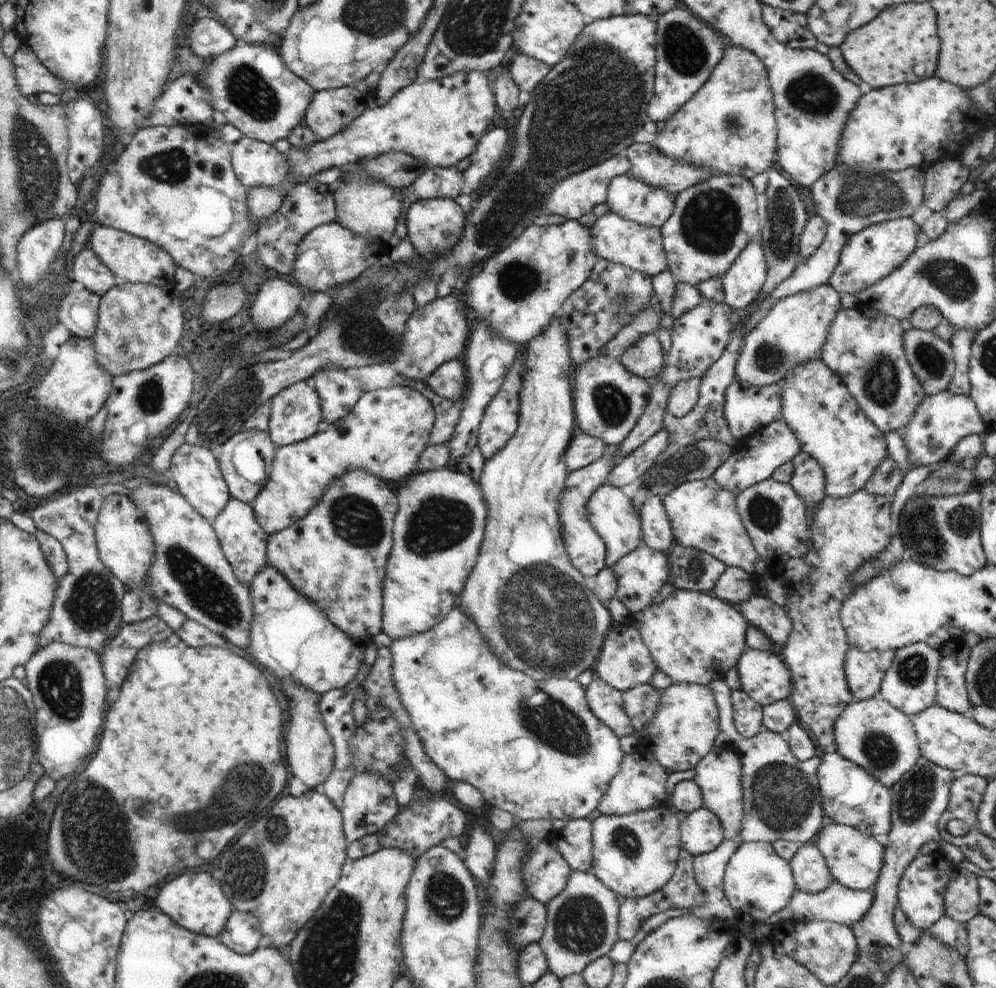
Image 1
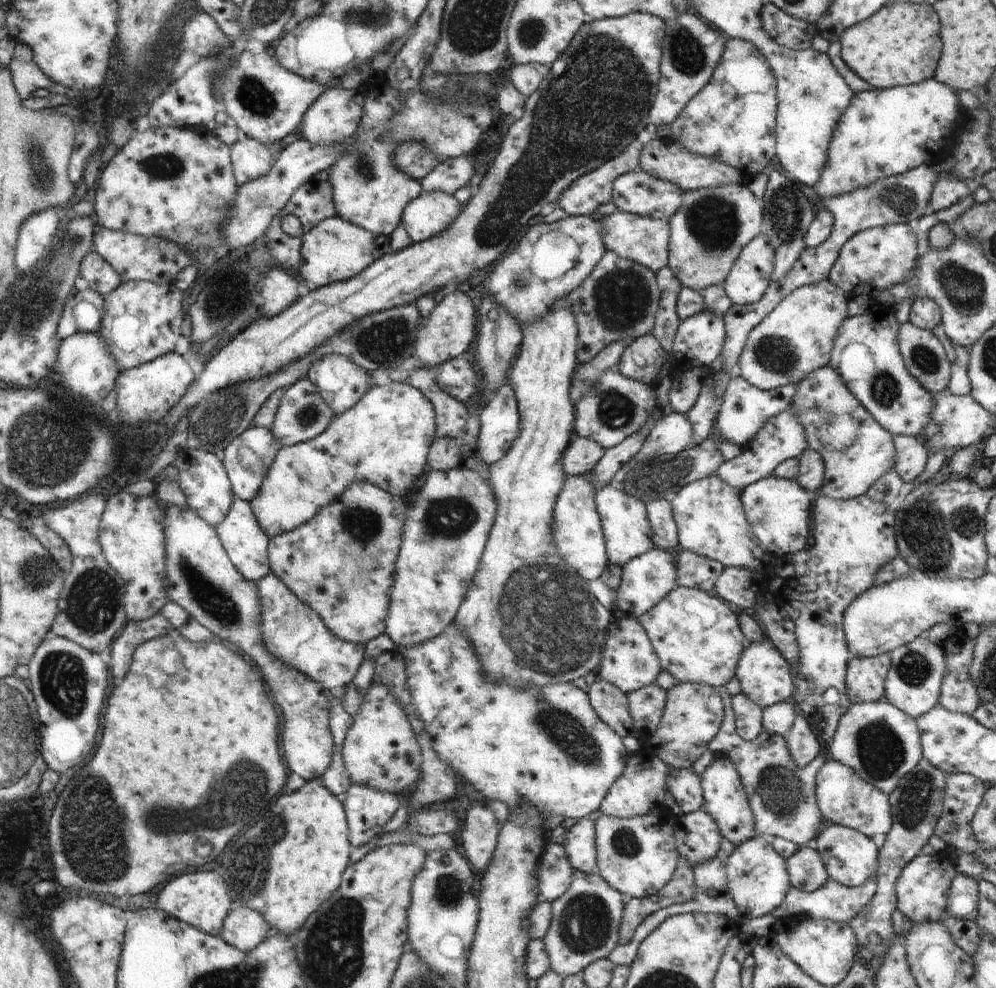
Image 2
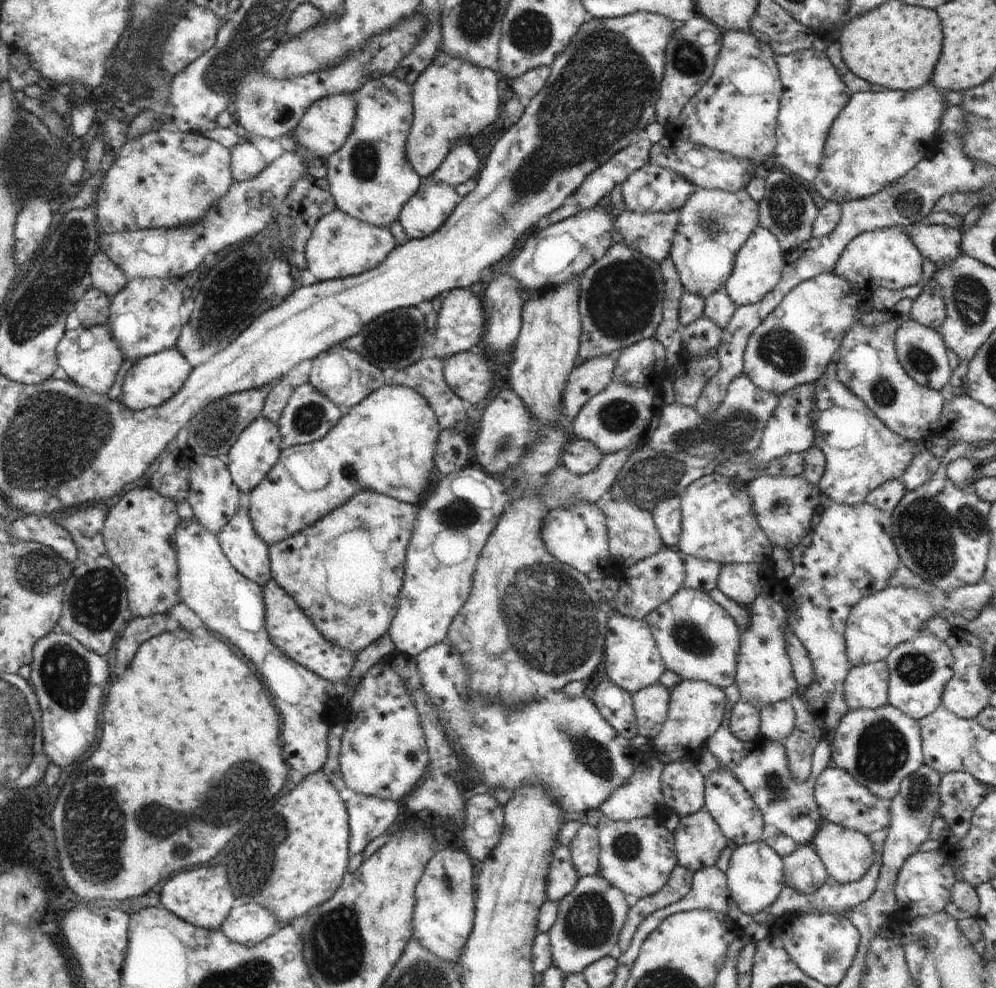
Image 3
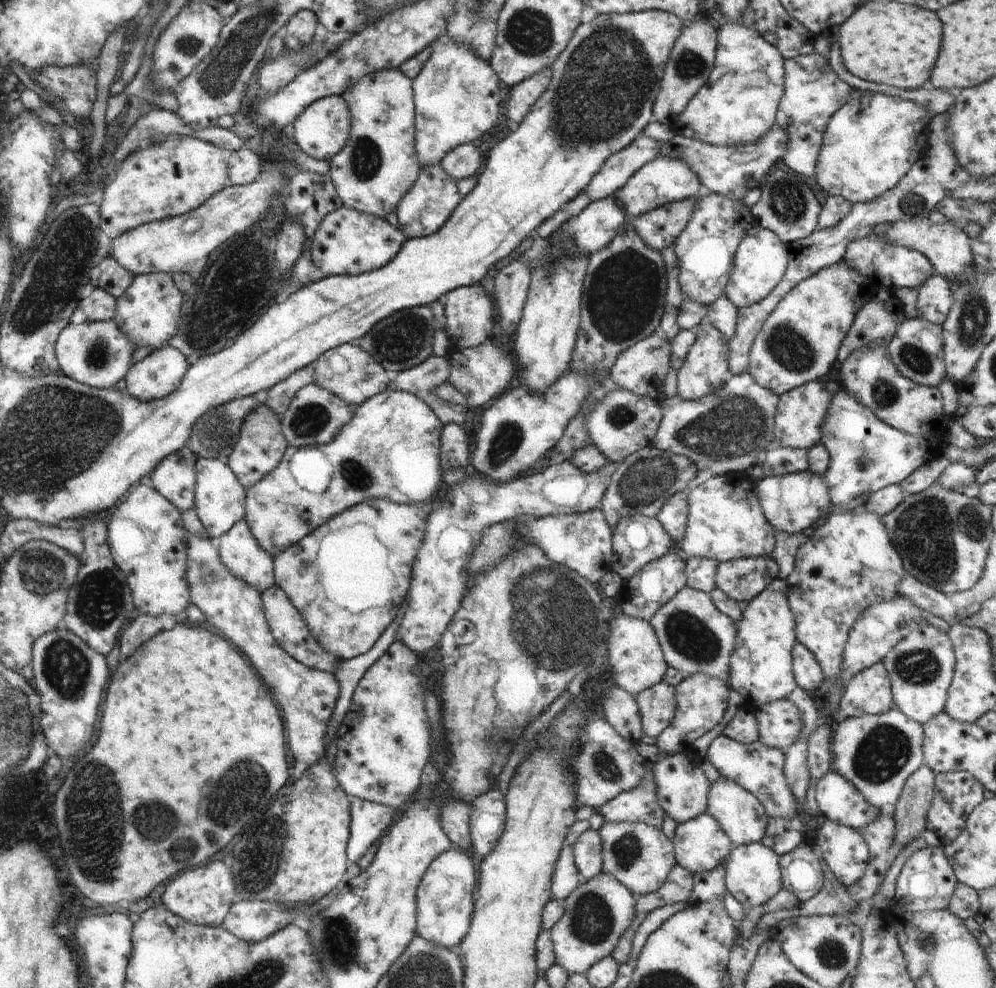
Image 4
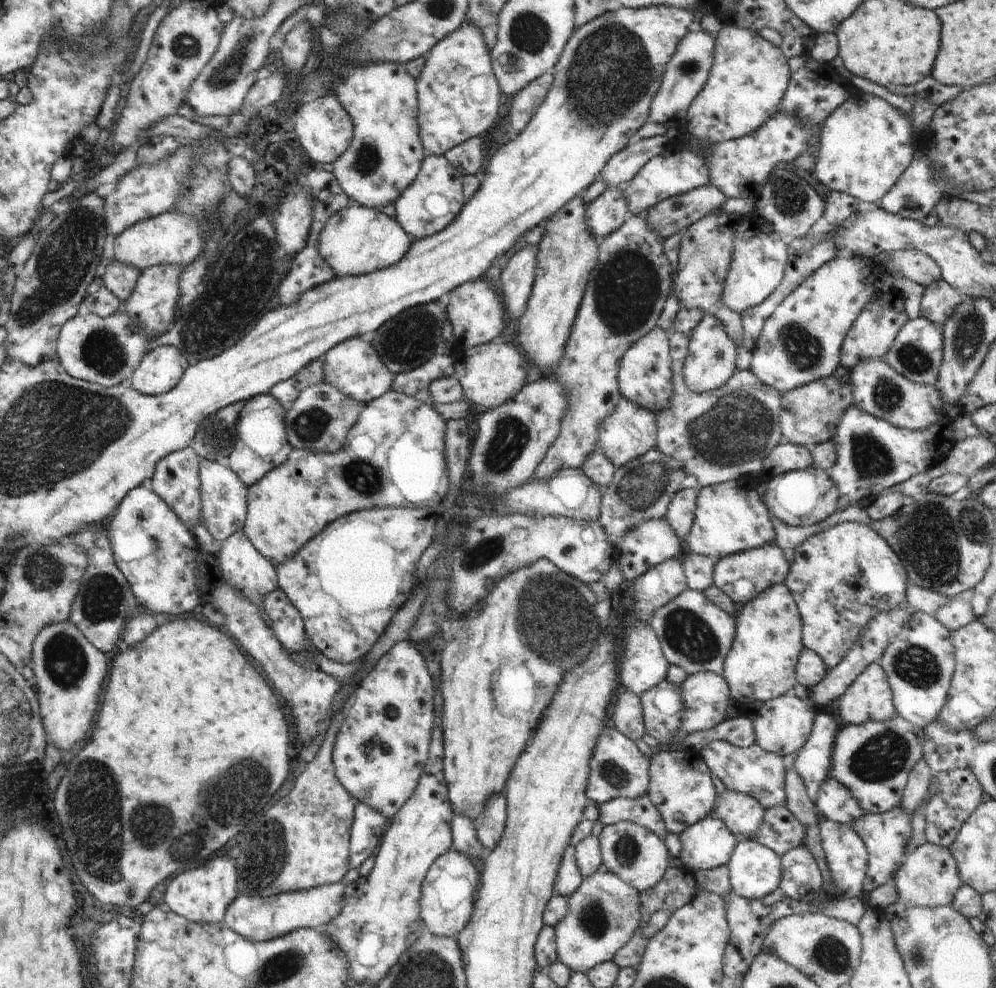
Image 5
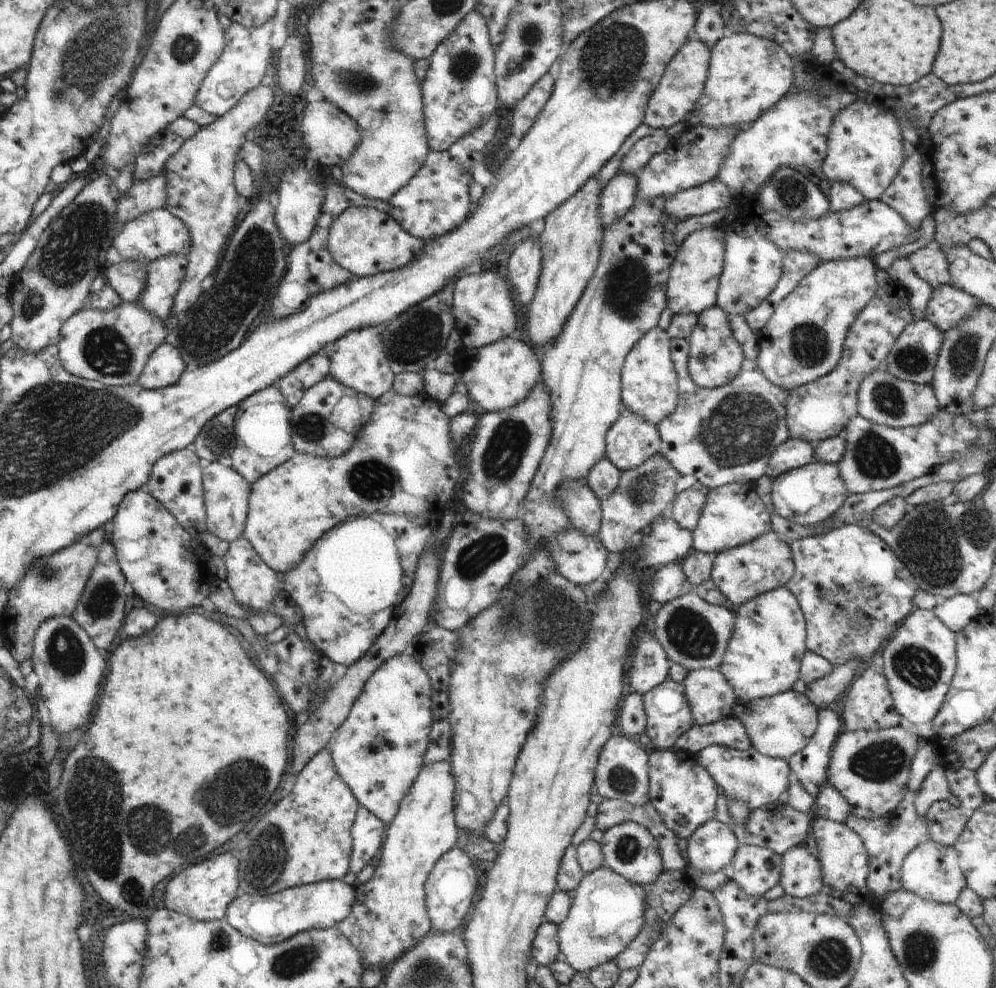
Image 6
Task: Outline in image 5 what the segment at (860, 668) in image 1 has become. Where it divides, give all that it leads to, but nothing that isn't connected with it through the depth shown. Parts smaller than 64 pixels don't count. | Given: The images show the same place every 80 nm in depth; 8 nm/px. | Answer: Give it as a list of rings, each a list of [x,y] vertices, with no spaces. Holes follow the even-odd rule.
[[[874,663],[838,698],[838,714],[842,719],[842,723],[846,724],[864,724],[868,720],[876,720],[877,722],[884,722],[896,716],[896,710],[893,704],[893,695],[884,670],[878,663]]]

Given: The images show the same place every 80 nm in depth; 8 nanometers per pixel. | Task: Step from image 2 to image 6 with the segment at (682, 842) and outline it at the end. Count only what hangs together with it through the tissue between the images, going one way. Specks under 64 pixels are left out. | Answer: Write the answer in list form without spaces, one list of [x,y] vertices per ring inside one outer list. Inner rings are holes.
[[[715,819],[698,826],[687,840],[688,864],[702,874],[729,869],[740,846],[732,829]]]

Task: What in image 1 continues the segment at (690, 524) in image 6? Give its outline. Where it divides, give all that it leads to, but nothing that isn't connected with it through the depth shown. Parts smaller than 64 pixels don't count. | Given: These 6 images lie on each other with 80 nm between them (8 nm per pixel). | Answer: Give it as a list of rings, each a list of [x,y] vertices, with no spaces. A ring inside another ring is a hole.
[[[647,497],[639,508],[639,517],[645,544],[666,554],[675,538],[661,498]]]

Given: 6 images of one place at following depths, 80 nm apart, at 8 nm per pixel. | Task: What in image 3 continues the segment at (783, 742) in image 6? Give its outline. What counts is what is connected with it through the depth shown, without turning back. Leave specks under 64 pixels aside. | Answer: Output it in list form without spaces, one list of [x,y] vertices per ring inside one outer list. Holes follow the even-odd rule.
[[[788,701],[762,707],[759,715],[759,734],[771,741],[784,742],[796,726],[795,712]]]

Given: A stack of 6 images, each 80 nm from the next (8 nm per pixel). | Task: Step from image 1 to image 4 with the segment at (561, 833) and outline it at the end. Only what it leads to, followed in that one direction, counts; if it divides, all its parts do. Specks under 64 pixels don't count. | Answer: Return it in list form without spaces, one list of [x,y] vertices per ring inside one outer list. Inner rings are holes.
[[[588,829],[572,846],[575,863],[583,880],[590,880],[603,870],[601,838],[598,831]]]

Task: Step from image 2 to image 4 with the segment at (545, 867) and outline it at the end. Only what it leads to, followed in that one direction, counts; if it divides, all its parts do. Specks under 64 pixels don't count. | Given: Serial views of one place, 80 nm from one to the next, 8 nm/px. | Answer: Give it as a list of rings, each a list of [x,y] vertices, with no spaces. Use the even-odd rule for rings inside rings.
[[[565,844],[560,851],[552,879],[551,896],[564,900],[583,881],[576,863],[573,848]]]

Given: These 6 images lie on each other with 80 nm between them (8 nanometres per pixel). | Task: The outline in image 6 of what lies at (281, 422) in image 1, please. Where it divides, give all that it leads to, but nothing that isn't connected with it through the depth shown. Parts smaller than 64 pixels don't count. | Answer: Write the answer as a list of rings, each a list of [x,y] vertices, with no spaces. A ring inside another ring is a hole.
[[[331,376],[324,378],[324,380],[314,384],[304,392],[304,396],[300,398],[298,405],[292,409],[292,419],[290,420],[290,438],[292,440],[293,448],[298,453],[305,453],[314,457],[333,458],[340,457],[346,454],[354,444],[356,444],[356,437],[348,432],[344,432],[337,428],[330,421],[330,416],[340,401],[340,398],[350,396],[356,398],[358,406],[360,406],[360,416],[366,424],[366,420],[370,420],[370,412],[374,412],[374,401],[360,396],[358,392],[346,388],[344,384],[338,384]]]

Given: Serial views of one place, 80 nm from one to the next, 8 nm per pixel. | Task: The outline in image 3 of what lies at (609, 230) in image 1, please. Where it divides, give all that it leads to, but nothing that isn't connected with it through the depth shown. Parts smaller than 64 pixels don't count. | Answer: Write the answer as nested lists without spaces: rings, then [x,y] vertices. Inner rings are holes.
[[[624,209],[616,214],[615,218],[615,241],[624,243],[627,247],[642,253],[647,259],[660,264],[669,257],[673,238],[676,236],[676,227],[681,215],[680,209],[668,212],[645,212],[635,213]]]

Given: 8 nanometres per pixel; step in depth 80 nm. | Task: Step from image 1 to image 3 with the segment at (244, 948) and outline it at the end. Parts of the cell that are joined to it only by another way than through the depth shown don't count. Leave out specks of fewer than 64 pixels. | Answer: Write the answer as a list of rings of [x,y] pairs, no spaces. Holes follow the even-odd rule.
[[[242,902],[228,913],[219,928],[231,941],[255,945],[274,932],[277,916],[258,903]]]

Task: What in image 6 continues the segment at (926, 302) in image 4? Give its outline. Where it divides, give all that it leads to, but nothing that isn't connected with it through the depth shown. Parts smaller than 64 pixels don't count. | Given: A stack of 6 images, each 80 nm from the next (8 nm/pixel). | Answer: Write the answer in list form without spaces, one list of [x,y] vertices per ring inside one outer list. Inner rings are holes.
[[[944,284],[936,290],[932,290],[932,295],[926,310],[924,310],[925,320],[938,326],[942,333],[954,326],[958,326],[962,320],[972,316],[976,312],[976,298],[966,294],[952,284]]]

